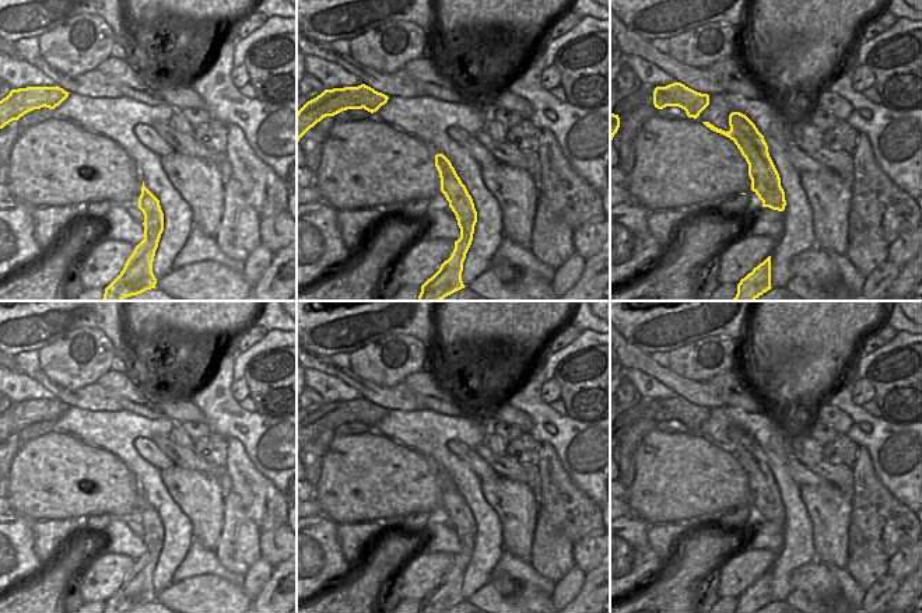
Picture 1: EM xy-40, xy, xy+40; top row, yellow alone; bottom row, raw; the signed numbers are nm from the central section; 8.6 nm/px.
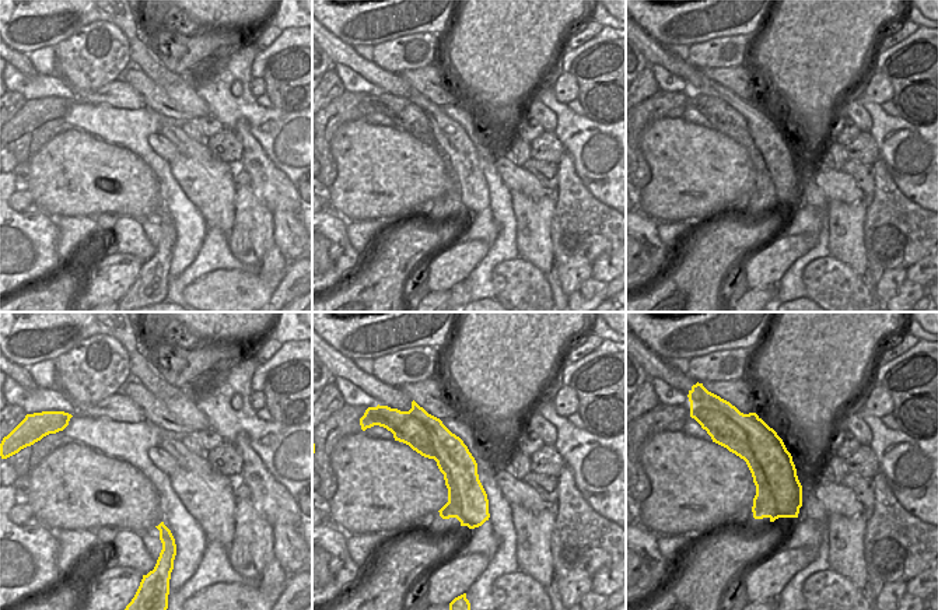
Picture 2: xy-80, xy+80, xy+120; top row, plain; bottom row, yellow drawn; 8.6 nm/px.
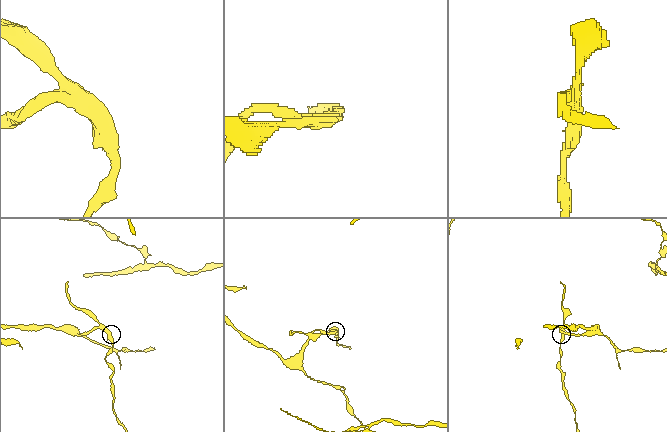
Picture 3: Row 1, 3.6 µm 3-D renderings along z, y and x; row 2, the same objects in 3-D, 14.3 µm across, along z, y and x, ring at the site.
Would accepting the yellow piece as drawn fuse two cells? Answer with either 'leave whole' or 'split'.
split

